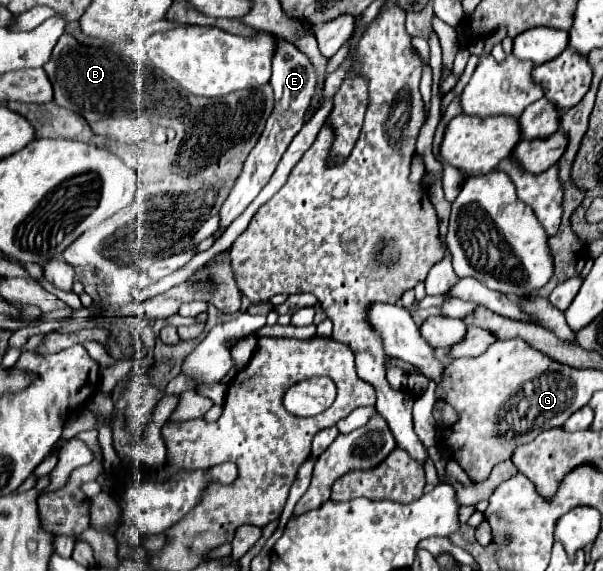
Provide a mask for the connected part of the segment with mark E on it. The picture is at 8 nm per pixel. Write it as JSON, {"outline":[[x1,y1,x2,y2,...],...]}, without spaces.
{"outline":[[284,41,276,43,274,55,272,55,272,79,270,79,270,85,274,87,274,95,276,95,276,107,266,123,264,135,260,137,258,145,250,151,250,155,244,163,244,171,240,173,240,179,236,181,236,187,232,189,232,195,226,199,224,207,220,209,220,227,214,233,216,239,256,199,256,195,262,191,262,187,270,181,270,177,272,177,278,161,282,159,284,151,288,149,290,141,304,125,304,115,316,93,316,79,318,79,318,73,316,73,316,69,312,69,312,63,304,53,298,53,298,49,294,45,288,45]]}

